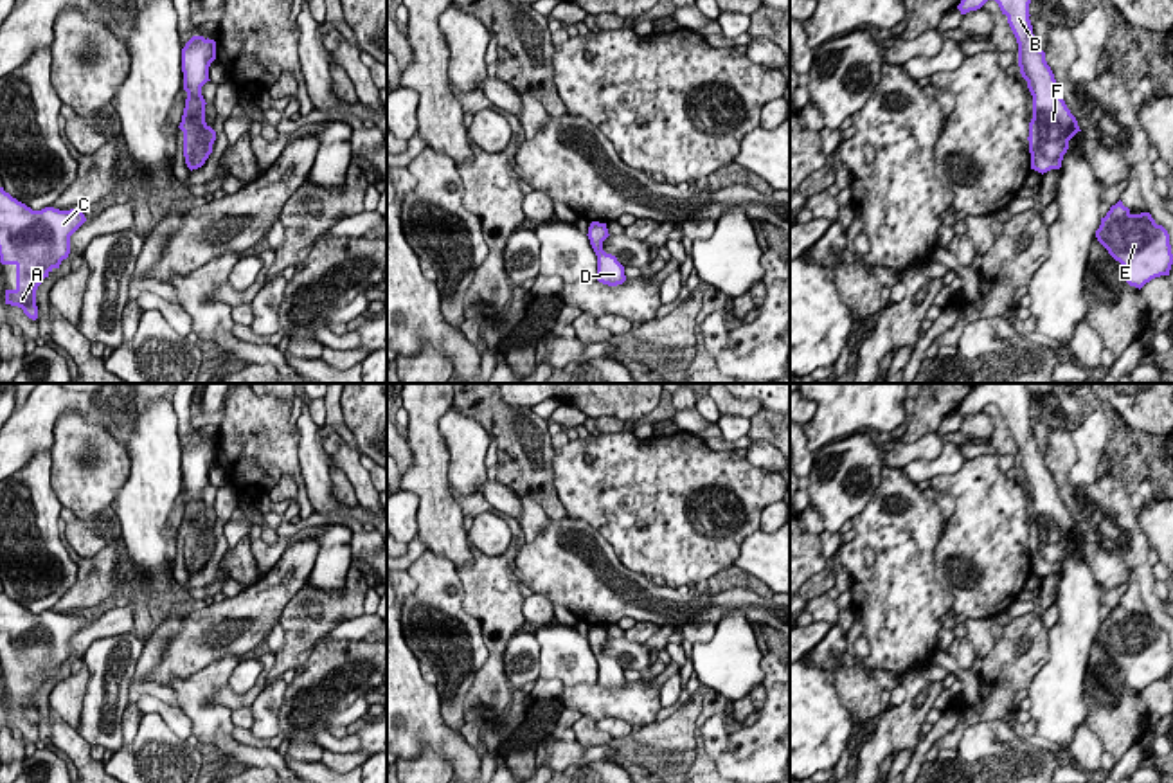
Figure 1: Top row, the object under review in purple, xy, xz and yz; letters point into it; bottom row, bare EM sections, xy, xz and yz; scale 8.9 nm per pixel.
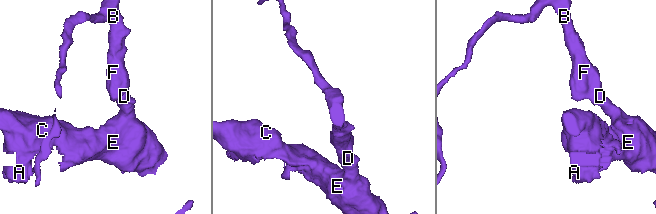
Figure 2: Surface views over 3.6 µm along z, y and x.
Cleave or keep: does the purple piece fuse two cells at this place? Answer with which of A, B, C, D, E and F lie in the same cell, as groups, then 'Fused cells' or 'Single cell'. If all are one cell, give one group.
Groups: A B C D E F. Single cell

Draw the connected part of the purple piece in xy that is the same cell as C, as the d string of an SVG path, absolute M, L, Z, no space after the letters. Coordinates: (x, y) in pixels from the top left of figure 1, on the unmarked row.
M0 590L0 666L16 670L16 691L5 707L36 724L36 693L70 657L70 639L86 625L81 612L32 614Z

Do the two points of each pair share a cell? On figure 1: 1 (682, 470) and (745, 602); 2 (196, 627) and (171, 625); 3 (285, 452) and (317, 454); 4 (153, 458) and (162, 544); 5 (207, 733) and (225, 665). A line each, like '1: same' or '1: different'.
1: different
2: different
3: different
4: same
5: same

